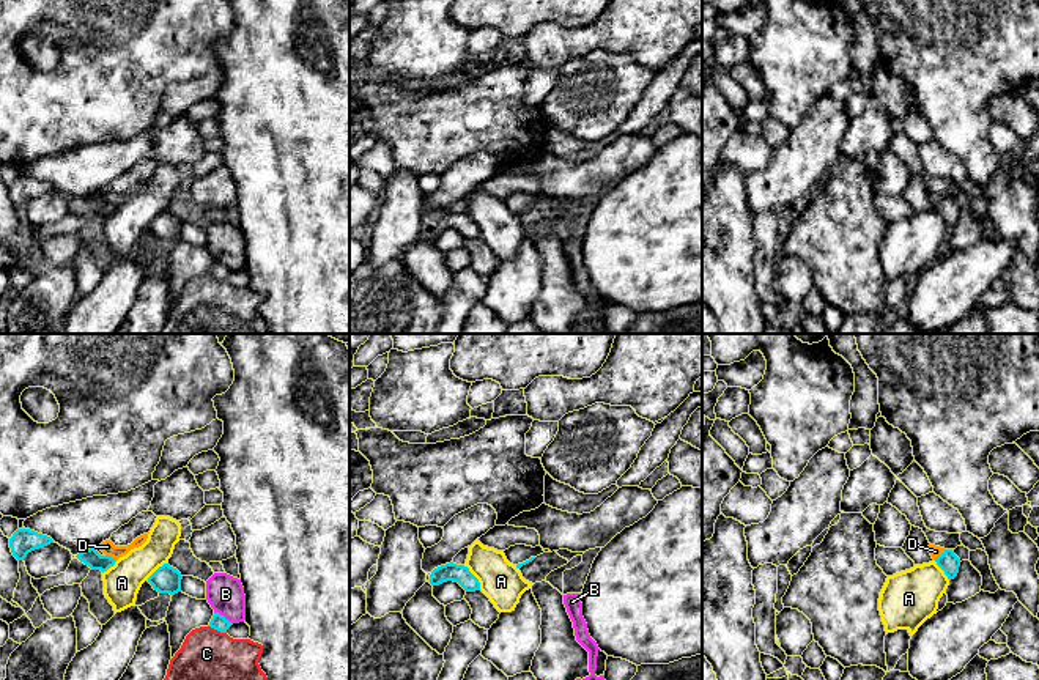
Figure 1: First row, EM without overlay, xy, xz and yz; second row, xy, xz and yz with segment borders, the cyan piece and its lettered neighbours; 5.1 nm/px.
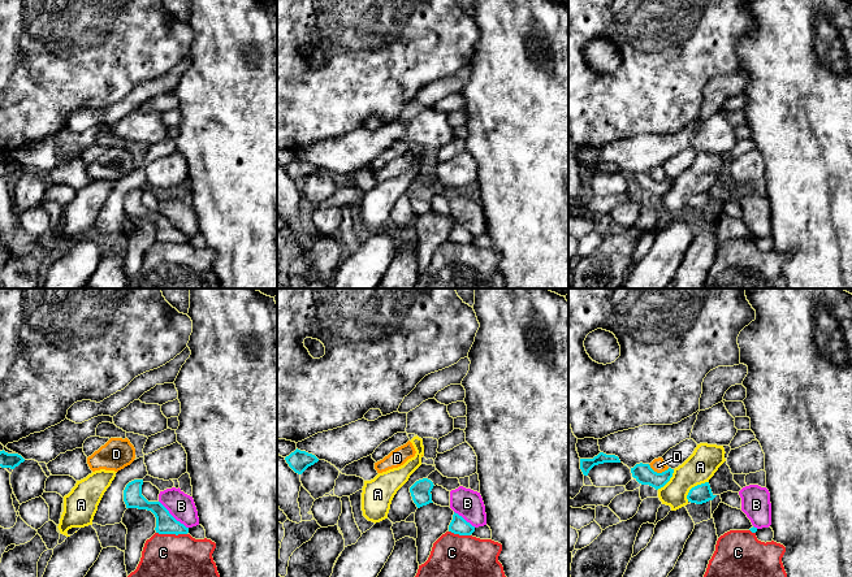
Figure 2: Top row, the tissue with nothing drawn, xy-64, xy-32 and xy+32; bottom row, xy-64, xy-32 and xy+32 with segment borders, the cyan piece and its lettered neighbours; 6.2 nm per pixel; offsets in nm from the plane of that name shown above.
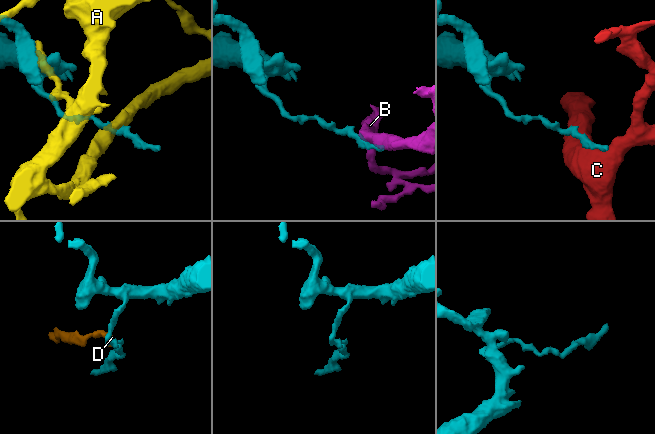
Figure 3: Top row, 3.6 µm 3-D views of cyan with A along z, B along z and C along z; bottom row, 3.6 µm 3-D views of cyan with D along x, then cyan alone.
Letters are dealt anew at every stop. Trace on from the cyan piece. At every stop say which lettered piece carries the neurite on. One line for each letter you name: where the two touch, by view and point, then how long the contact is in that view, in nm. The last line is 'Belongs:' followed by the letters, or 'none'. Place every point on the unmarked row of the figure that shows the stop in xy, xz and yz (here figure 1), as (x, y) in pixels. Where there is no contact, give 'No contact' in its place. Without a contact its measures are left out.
Belongs: none

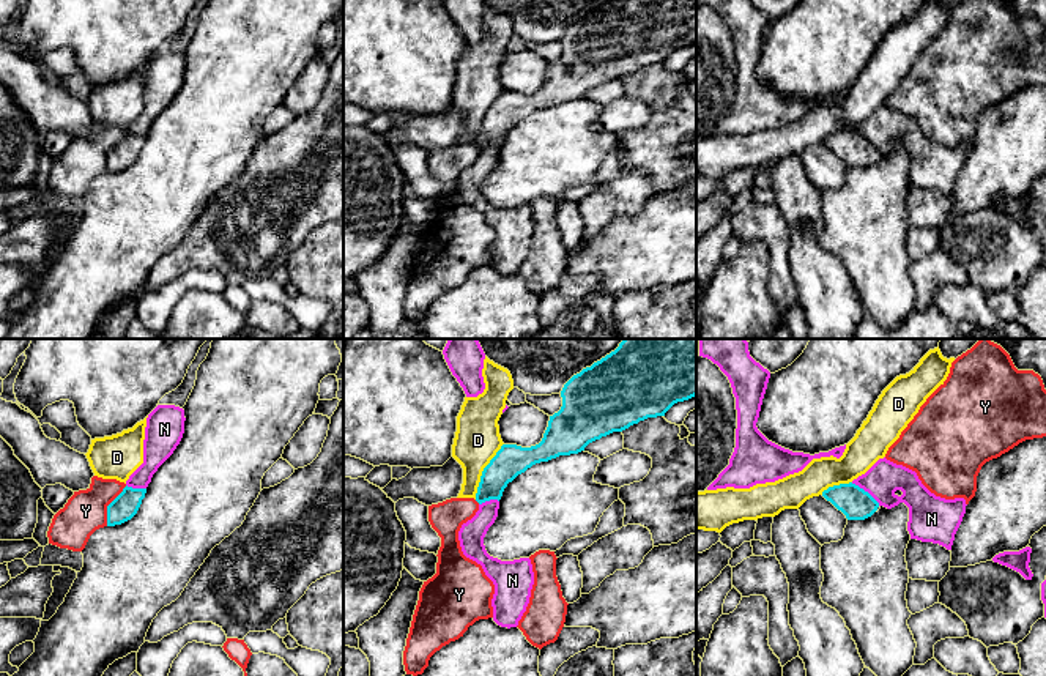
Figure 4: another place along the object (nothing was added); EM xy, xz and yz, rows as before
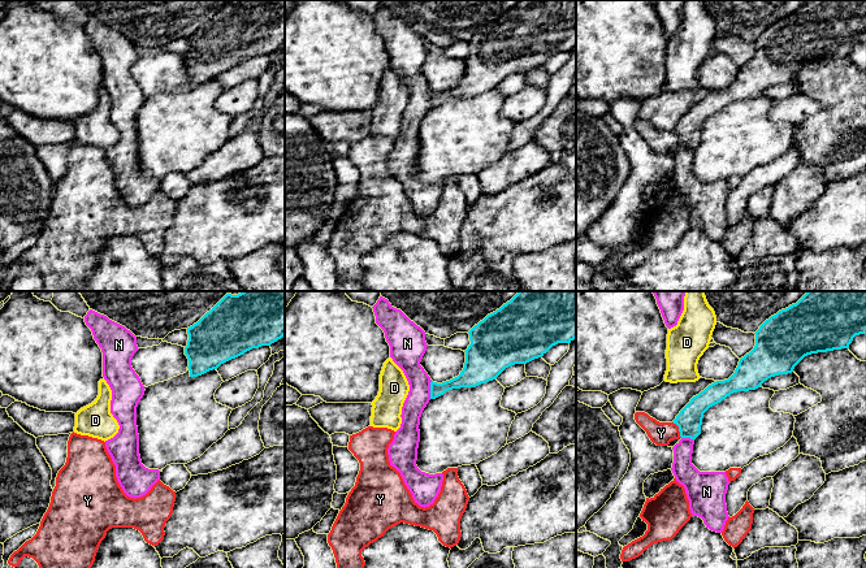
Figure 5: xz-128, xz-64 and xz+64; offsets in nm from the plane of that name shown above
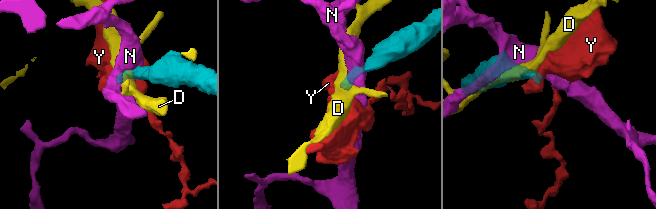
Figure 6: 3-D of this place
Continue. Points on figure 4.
Belongs: none

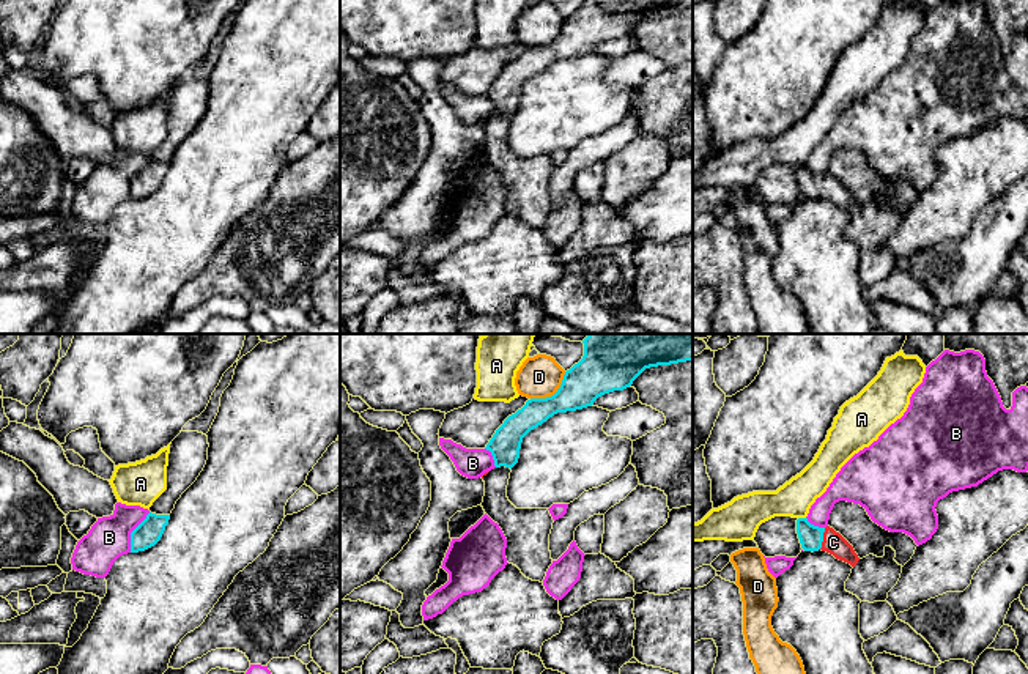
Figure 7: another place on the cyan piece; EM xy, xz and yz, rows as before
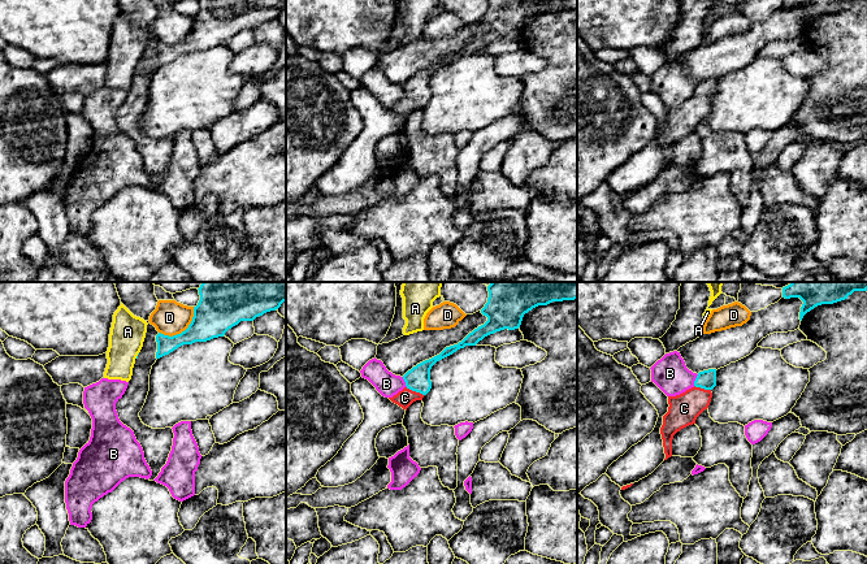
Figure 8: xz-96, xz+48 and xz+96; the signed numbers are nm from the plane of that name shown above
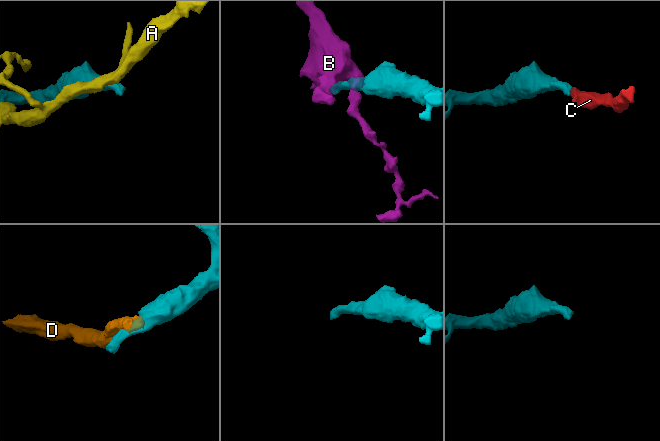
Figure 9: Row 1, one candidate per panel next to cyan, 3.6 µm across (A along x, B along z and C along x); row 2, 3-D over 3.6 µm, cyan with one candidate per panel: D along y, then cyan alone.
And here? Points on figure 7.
C: Touches cyan at yz (822, 186). Shared border 120 nm
Belongs: C

